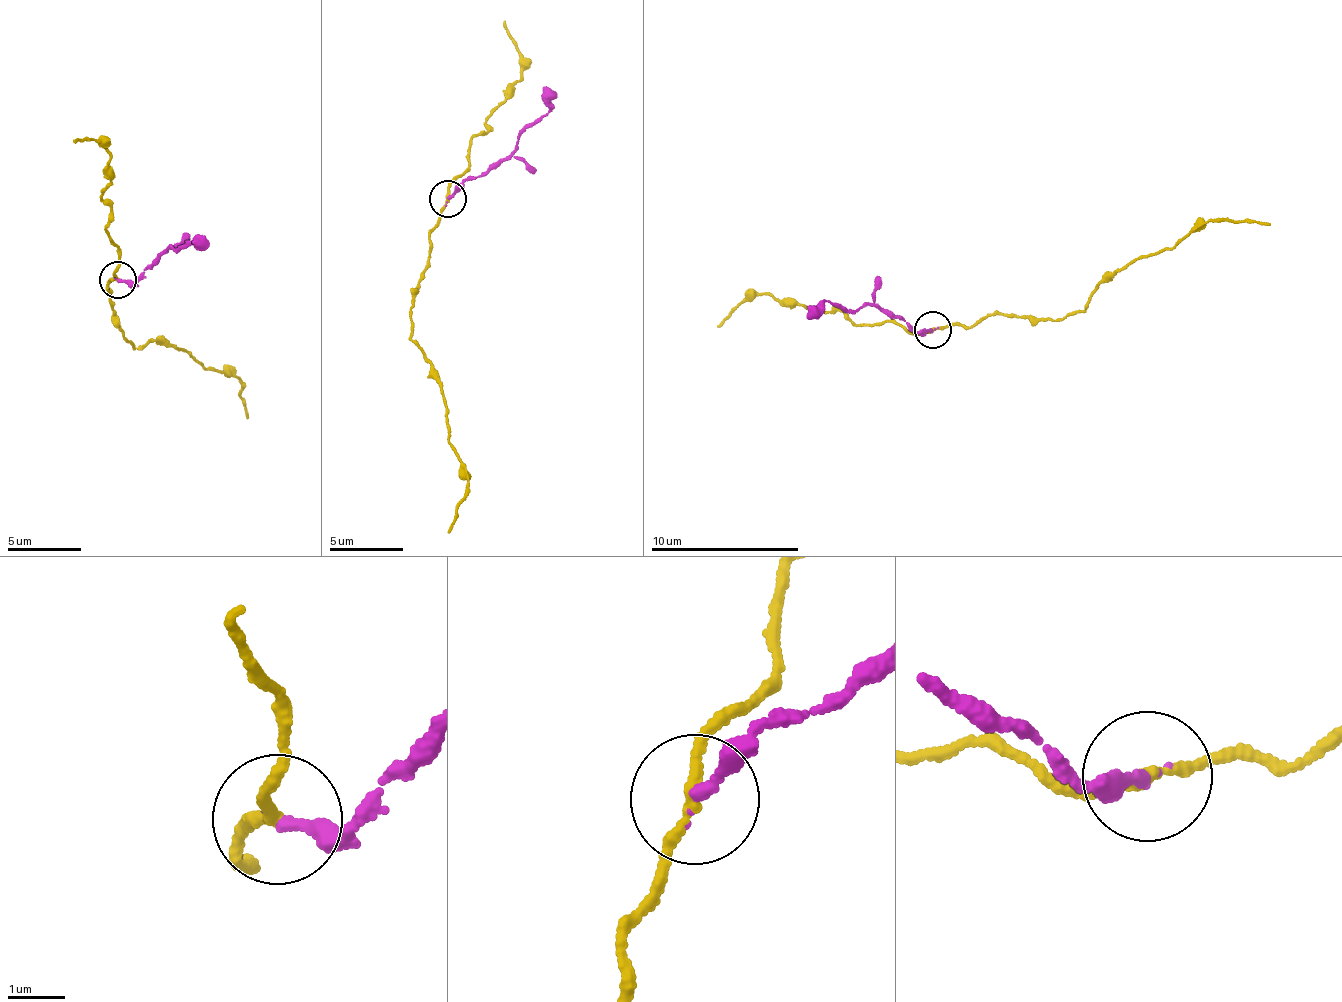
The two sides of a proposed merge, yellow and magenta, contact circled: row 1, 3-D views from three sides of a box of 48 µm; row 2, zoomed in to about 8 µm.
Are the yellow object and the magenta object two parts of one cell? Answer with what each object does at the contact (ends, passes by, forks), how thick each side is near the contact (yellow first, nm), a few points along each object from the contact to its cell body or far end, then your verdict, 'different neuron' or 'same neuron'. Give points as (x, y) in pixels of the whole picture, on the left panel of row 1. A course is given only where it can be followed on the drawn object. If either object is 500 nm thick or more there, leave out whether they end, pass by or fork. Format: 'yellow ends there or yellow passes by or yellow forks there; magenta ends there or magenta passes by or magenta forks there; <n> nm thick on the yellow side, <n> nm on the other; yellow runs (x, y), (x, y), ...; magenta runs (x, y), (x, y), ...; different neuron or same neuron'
yellow passes by; magenta ends there; 180 nm thick on the yellow side, 180 nm on the other; yellow runs (117, 281), (107, 288), (119, 330), (135, 350), (159, 340), (185, 349), (204, 369), (238, 378), (247, 418); magenta runs (117, 281), (143, 278), (170, 247), (180, 249), (196, 239), (194, 242); different neuron

